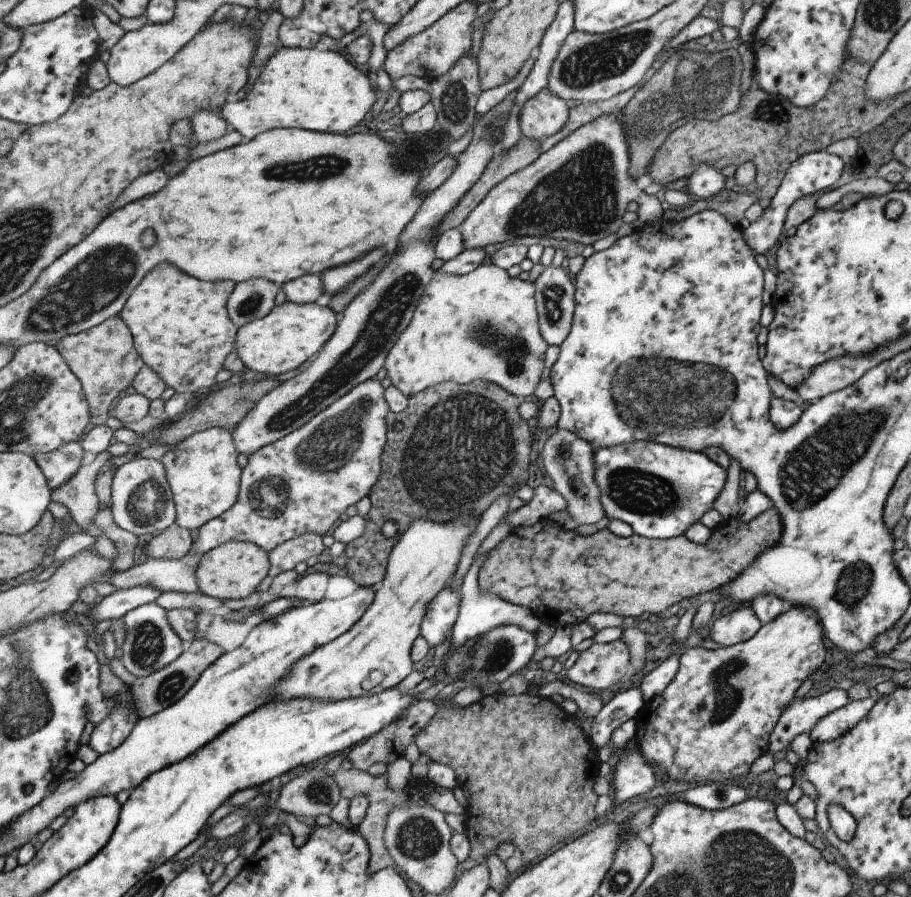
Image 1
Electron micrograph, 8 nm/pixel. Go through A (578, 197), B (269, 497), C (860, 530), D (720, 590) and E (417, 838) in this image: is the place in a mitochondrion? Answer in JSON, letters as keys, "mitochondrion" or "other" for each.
{"A":"mitochondrion","B":"mitochondrion","C":"other","D":"other","E":"mitochondrion"}

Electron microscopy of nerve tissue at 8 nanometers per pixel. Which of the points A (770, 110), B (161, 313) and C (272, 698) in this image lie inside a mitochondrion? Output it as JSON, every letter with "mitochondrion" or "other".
{"A":"mitochondrion","B":"other","C":"other"}

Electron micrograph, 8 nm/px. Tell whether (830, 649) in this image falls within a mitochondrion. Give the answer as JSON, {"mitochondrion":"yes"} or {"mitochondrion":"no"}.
{"mitochondrion":"no"}

